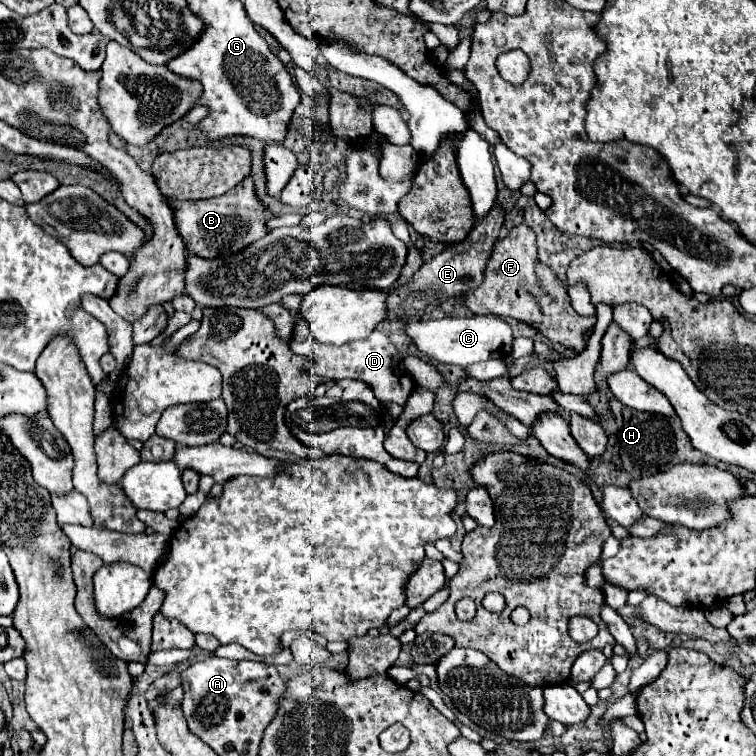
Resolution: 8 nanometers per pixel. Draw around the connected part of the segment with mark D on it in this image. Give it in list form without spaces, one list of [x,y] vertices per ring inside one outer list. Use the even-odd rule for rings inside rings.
[[[298,310],[292,312],[292,316],[298,328],[294,328],[294,336],[290,336],[290,348],[298,356],[310,356],[314,360],[312,372],[316,376],[324,376],[328,380],[342,380],[342,378],[362,380],[374,388],[374,394],[382,404],[386,402],[398,402],[402,406],[406,404],[410,392],[414,390],[414,380],[402,370],[402,358],[386,334],[374,330],[368,338],[352,340],[350,344],[342,344],[342,346],[318,344],[318,340],[314,340],[314,336],[310,336],[310,330],[306,328],[306,320],[298,316]]]

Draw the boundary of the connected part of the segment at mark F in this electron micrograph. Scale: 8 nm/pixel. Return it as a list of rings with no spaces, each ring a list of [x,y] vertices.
[[[520,224],[514,226],[504,240],[498,240],[492,248],[490,260],[486,264],[484,280],[478,288],[466,294],[466,306],[474,314],[494,314],[502,318],[516,318],[538,332],[542,332],[550,342],[560,342],[574,352],[586,348],[584,332],[594,326],[594,318],[580,316],[572,304],[568,292],[560,286],[554,272],[540,264],[536,258],[536,236],[534,232]]]

